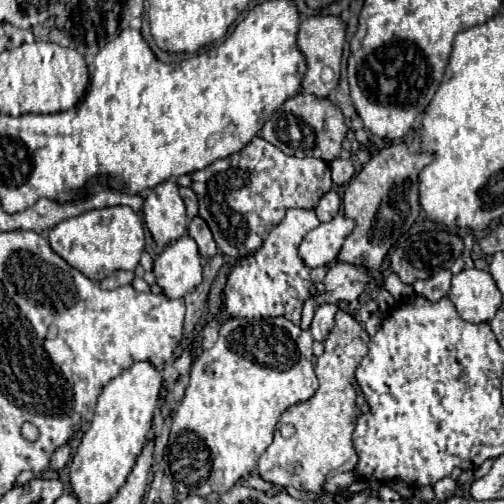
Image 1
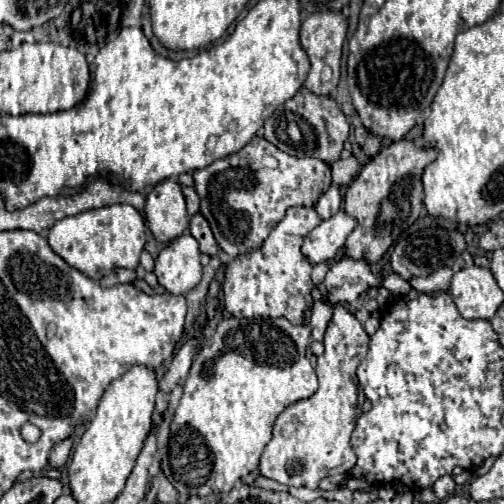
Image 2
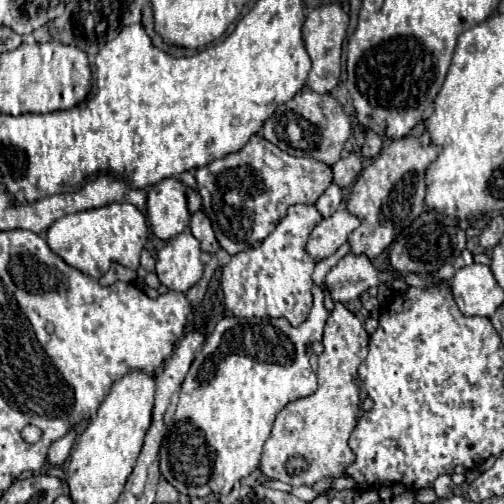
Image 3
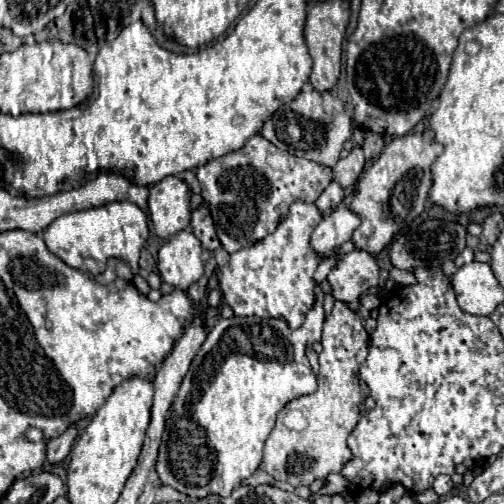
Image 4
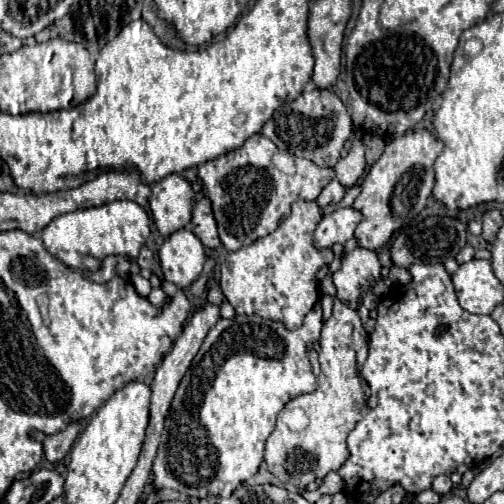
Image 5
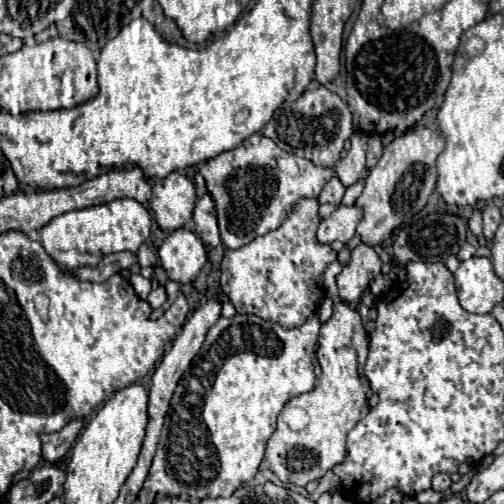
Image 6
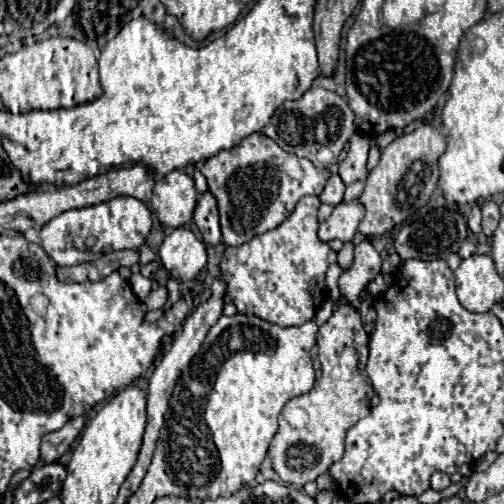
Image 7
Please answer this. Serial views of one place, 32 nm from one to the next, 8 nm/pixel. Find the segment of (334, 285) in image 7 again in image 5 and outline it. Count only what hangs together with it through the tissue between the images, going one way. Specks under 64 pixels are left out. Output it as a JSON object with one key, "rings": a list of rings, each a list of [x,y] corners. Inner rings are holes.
{"rings":[[[334,244],[332,250],[335,254],[334,259],[329,264],[327,275],[320,282],[320,288],[324,295],[331,295],[334,300],[334,312],[332,316],[324,322],[322,326],[322,338],[320,338],[320,376],[318,376],[318,388],[310,394],[302,394],[298,398],[292,398],[284,410],[278,414],[278,422],[274,432],[270,434],[268,442],[266,442],[266,450],[264,450],[264,462],[268,466],[268,472],[272,472],[280,482],[290,482],[294,486],[306,488],[312,480],[316,478],[324,478],[330,470],[338,470],[350,456],[348,448],[346,448],[346,438],[350,434],[350,430],[356,426],[356,422],[360,420],[360,412],[366,408],[366,396],[362,392],[362,384],[360,384],[360,362],[364,362],[368,356],[368,334],[360,322],[360,316],[356,310],[348,308],[342,300],[336,298],[336,288],[330,276],[338,271],[341,266],[341,255],[343,251],[342,244]]]}

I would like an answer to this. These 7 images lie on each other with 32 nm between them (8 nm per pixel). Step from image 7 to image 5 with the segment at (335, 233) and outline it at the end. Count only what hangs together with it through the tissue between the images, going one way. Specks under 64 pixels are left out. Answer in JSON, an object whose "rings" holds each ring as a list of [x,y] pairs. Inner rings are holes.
{"rings":[[[336,208],[332,214],[324,216],[314,232],[314,244],[320,250],[332,248],[334,244],[344,244],[352,238],[362,214],[354,208]]]}

